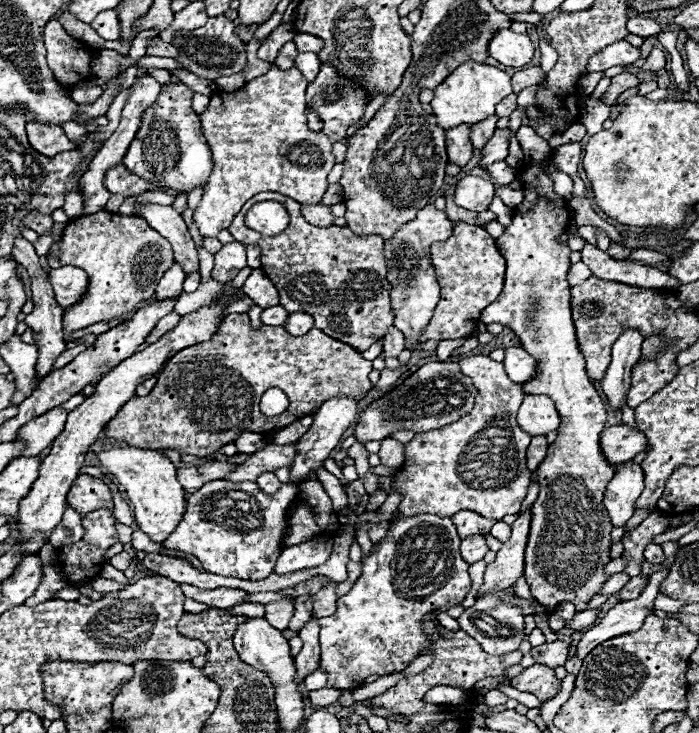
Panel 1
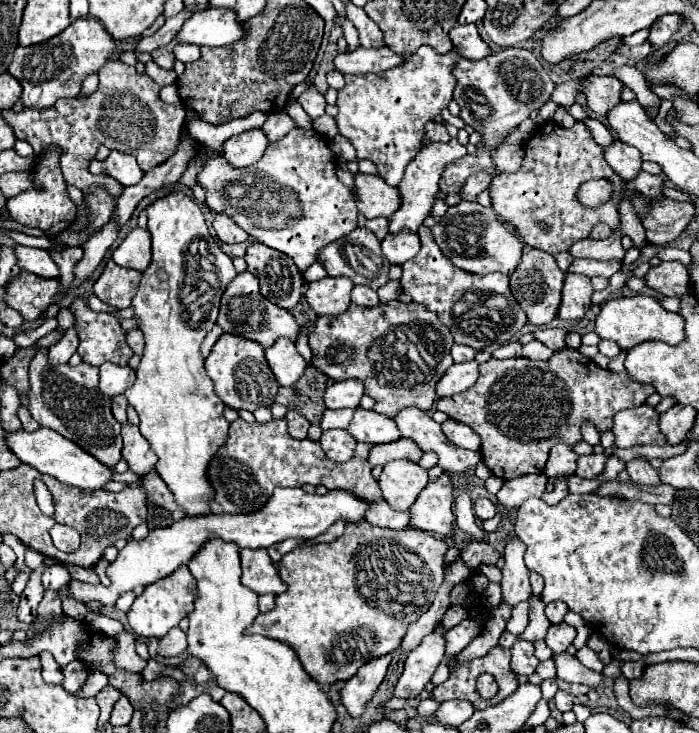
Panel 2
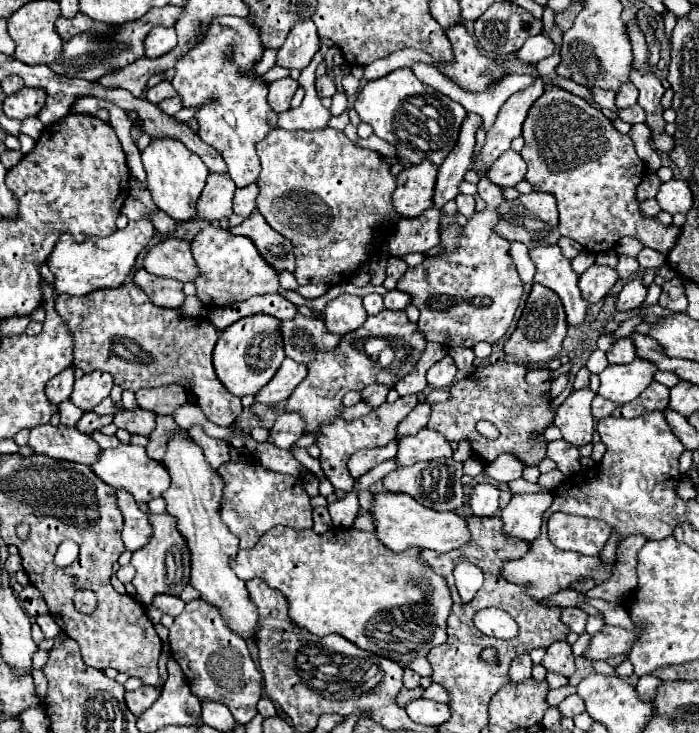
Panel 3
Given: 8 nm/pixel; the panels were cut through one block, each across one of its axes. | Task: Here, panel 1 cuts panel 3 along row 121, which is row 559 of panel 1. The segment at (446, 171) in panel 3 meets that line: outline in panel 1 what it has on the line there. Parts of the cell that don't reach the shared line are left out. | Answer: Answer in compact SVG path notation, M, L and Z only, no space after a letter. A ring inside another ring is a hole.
M472 536L472 538L464 538L462 540L462 546L460 546L460 552L462 552L462 558L470 564L478 562L484 558L488 550L488 544L486 544L486 536Z

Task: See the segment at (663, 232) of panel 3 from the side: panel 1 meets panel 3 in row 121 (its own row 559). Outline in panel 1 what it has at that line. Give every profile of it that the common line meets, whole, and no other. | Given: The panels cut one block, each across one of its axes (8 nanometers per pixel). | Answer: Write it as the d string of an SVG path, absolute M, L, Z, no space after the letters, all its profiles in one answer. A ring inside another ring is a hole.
M552 150L552 154L550 154L546 160L542 160L542 162L520 164L518 176L520 176L520 180L522 180L522 184L524 184L524 200L522 200L522 204L518 204L518 206L514 208L512 224L510 224L510 226L504 230L504 234L496 240L500 254L506 258L504 290L502 290L500 298L498 298L496 302L492 302L488 308L484 308L484 312L480 314L480 322L484 322L484 324L498 322L498 324L510 328L510 330L520 338L522 348L538 362L538 372L536 372L536 376L522 384L522 392L524 392L524 394L544 394L544 396L552 398L552 402L554 402L554 406L556 406L556 410L558 410L558 414L560 414L560 418L562 418L562 426L558 428L558 438L556 438L554 444L550 444L544 462L542 462L542 464L538 466L538 470L536 470L536 480L540 482L540 494L538 494L538 498L536 498L536 502L534 502L534 506L532 506L532 526L530 526L530 538L528 538L528 544L526 544L526 570L524 570L524 578L526 578L526 582L528 582L528 586L530 586L530 590L532 590L532 596L534 596L540 604L548 606L550 612L552 612L560 602L564 602L564 600L572 600L572 602L576 604L576 610L582 610L582 608L586 606L586 602L602 588L602 584L604 584L606 578L608 578L608 576L604 574L604 566L610 562L610 532L612 532L612 524L610 524L608 512L604 510L602 498L604 498L604 490L606 490L608 482L612 480L612 476L614 476L614 472L616 472L614 466L610 466L610 464L606 462L606 458L604 458L604 454L602 454L602 448L600 448L600 434L602 434L602 430L604 430L604 424L606 424L606 416L608 416L608 414L606 414L606 408L604 408L604 402L602 402L600 394L594 390L592 382L590 382L588 376L586 376L586 370L584 370L584 356L580 354L580 348L576 346L576 334L574 334L574 330L572 330L570 294L568 294L570 284L568 284L568 280L566 280L566 274L568 274L568 270L570 270L570 248L558 240L562 234L566 234L566 226L570 224L570 210L568 210L568 204L554 192L554 182L552 182L552 174L554 174L554 172L558 172L558 166L556 166L556 162L554 162L554 150Z

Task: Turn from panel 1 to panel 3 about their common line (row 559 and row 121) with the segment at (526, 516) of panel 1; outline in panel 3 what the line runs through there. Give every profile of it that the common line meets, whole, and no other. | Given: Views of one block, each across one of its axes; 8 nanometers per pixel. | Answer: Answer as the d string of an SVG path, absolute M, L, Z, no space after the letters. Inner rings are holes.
M536 76L532 86L514 92L504 102L504 106L500 108L492 130L486 134L486 144L484 144L482 154L474 162L474 170L478 166L492 164L500 154L504 154L504 150L510 148L510 142L516 136L522 134L522 124L526 120L526 112L540 98L544 88L546 88L546 82L542 80L542 76Z

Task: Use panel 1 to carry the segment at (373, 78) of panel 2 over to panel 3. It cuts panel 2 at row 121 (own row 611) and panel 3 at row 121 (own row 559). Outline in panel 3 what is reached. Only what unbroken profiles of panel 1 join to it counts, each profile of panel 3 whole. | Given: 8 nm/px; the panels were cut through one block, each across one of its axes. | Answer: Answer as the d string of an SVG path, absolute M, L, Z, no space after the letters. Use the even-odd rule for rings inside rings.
M398 68L384 78L366 82L356 96L354 110L362 122L368 122L374 128L376 136L398 148L404 166L420 164L422 160L440 166L454 148L462 120L466 118L466 110L458 102L452 102L448 96L420 82L410 68Z

